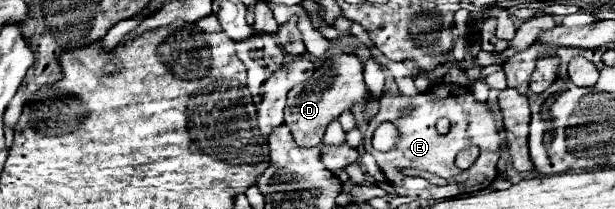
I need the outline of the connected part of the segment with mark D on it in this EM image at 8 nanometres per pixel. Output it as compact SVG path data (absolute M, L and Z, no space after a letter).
M337 54L325 60L325 64L319 70L315 70L309 80L289 90L285 106L285 124L289 126L297 146L313 148L321 144L323 134L331 120L339 118L343 110L349 110L351 106L365 100L367 100L367 86L363 82L363 66L359 58L353 54Z

